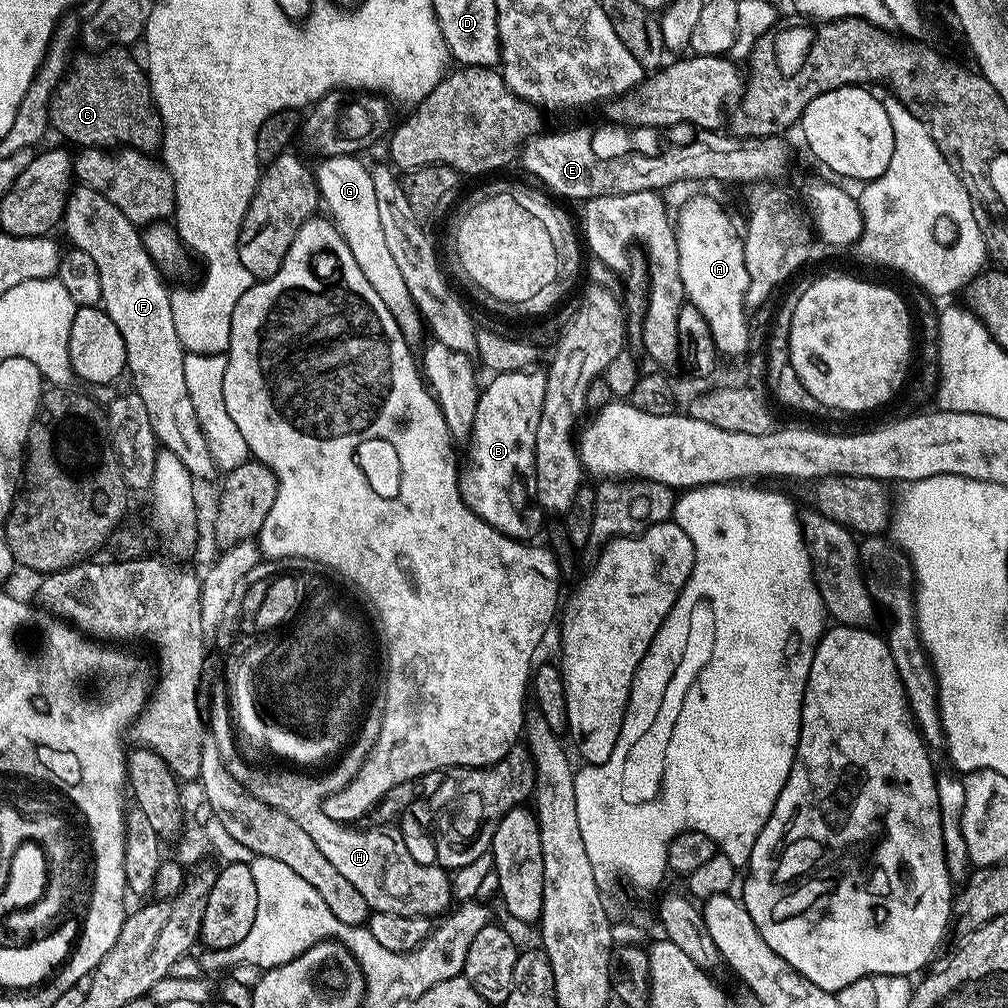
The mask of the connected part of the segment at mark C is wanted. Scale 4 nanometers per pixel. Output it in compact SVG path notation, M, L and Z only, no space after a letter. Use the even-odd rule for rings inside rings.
M108 50L100 57L75 57L50 97L50 124L80 148L115 149L117 146L155 153L164 139L164 124L152 102L148 73L124 50Z

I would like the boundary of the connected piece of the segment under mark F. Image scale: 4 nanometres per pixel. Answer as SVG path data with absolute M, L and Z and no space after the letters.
M76 186L68 193L68 201L64 207L62 229L69 236L71 247L86 250L90 258L94 258L94 266L98 266L98 278L102 282L100 304L102 309L114 320L118 331L125 342L126 372L132 375L131 387L142 398L146 411L150 413L150 422L154 426L159 447L165 452L175 454L178 462L186 466L186 470L194 478L208 476L217 471L214 458L210 454L210 446L206 446L206 438L200 429L198 418L194 414L194 402L186 390L186 374L184 373L183 346L178 342L178 330L174 330L174 314L172 313L172 298L165 277L156 269L156 264L146 254L143 235L110 198L98 194L98 190Z

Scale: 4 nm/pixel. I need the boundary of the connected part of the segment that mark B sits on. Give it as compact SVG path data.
M525 370L521 372L497 372L488 385L483 385L478 406L474 414L474 426L470 437L472 444L472 468L459 473L460 493L478 518L497 528L502 534L514 540L527 541L540 527L545 527L545 513L539 503L534 502L534 492L530 485L536 474L536 435L538 422L542 418L544 387L548 381L543 371Z

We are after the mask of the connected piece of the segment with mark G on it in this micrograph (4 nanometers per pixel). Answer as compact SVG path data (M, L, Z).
M326 156L319 162L320 165L315 165L314 175L323 207L328 207L327 215L344 235L346 246L350 246L350 254L354 254L354 262L358 262L358 266L362 266L362 274L366 274L366 282L370 282L370 286L374 286L378 293L378 298L386 302L386 310L394 314L405 336L415 338L420 332L420 326L422 330L422 317L412 301L406 278L402 278L402 273L398 271L398 266L390 255L390 249L386 247L382 221L378 219L374 178L369 165L364 165L356 156Z

